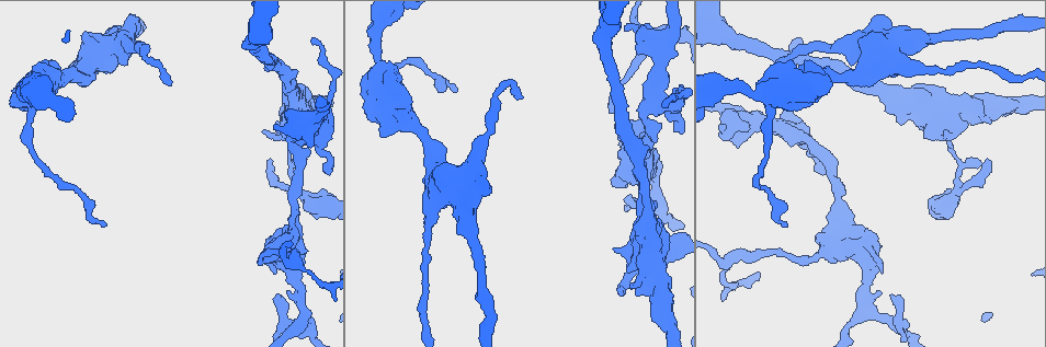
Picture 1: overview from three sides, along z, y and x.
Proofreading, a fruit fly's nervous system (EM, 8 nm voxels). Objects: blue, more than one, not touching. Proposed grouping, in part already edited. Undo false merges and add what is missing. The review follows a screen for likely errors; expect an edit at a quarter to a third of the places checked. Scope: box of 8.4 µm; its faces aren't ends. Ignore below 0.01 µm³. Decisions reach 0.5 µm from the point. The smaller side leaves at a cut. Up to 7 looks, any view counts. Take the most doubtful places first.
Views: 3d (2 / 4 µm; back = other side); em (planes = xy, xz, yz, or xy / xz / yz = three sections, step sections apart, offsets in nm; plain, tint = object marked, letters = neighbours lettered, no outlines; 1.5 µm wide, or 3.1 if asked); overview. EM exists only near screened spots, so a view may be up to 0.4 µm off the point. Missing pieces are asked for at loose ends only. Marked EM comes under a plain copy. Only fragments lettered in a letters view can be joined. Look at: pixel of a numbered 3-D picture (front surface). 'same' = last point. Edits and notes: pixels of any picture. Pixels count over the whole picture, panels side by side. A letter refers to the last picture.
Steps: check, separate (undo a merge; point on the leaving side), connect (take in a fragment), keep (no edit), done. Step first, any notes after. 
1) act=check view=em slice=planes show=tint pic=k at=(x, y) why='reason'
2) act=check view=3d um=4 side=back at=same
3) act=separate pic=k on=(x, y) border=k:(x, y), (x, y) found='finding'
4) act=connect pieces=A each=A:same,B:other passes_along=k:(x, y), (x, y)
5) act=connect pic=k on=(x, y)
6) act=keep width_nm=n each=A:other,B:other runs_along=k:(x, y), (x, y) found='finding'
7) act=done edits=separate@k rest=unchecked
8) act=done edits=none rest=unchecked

act=check view=3d um=4 pic=1 at=(171, 84) why='end of a long branch'

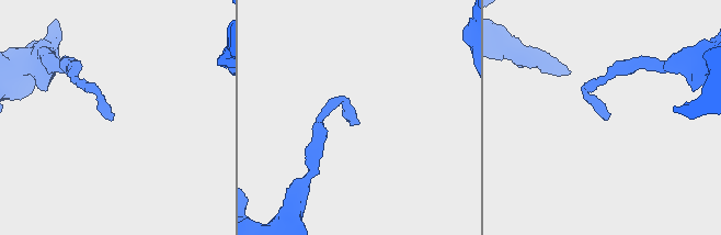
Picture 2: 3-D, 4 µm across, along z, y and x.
act=check view=em slice=xz step=8 show=letters pic=2 at=(113, 118)

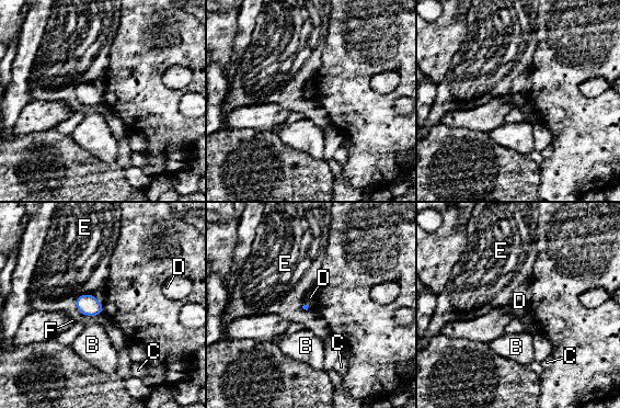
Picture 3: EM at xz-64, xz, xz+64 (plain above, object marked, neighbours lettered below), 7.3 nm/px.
act=check view=em slice=planes show=letters at=same why='another direction'

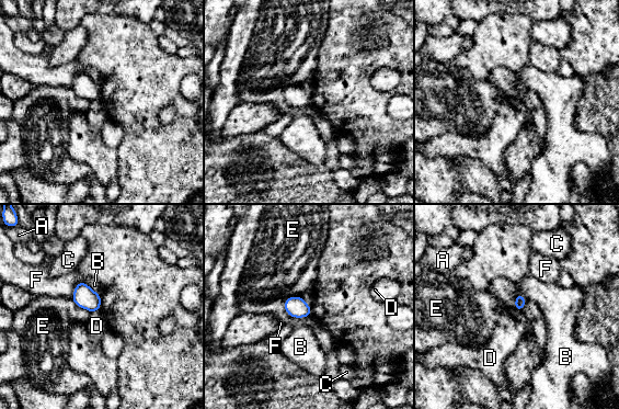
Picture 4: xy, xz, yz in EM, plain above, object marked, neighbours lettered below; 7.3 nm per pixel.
act=keep width_nm=80 each=A:other,B:other,C:other,D:other,E:other,F:other border=4:(99, 310), (91, 314) found='no lettered fragment goes on from it'

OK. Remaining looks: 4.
act=check view=em slice=planes show=letters pic=1 at=(292, 236) why='free end'

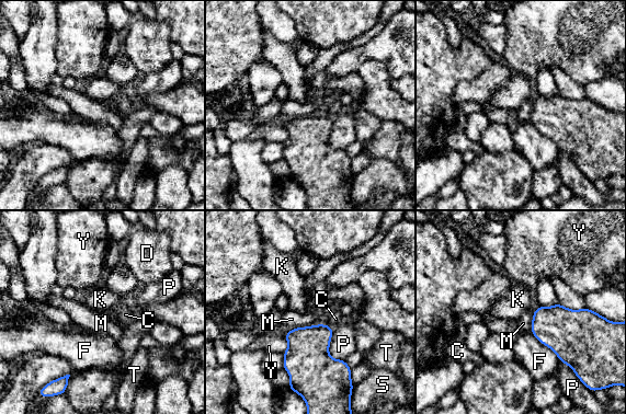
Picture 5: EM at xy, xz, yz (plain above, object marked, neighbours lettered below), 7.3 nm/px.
act=keep longest_contact=F:300nm each=C:other,D:other,F:other,K:other,M:other,P:other,S:other,T:other,Y:other border=5:(333, 328), (329, 355), (343, 360) found='none of them fits'

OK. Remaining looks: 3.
act=check view=3d um=4 pic=1 at=(800, 42) why='long arm stops here'

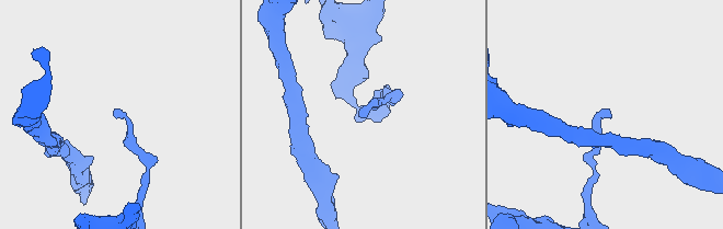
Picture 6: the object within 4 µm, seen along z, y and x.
act=check view=em slice=yz step=8 show=letters pic=6 at=(608, 114) why='now the EM'

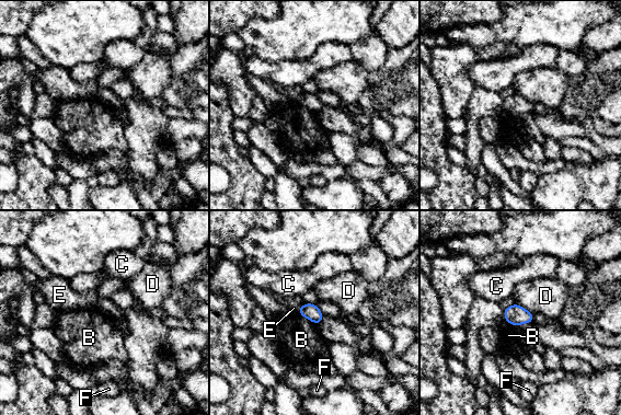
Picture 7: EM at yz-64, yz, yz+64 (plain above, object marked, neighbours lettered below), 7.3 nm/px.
act=keep width_nm=120 each=B:other,C:other,D:other,E:other,F:other border=7:(516, 302), (533, 315) found='no lettered fragment goes on from it'

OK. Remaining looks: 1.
act=done edits=none rest=unchecked

